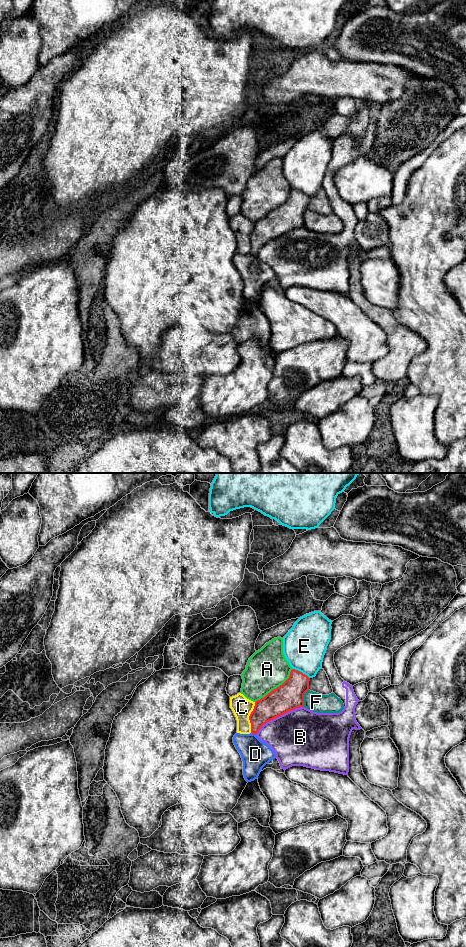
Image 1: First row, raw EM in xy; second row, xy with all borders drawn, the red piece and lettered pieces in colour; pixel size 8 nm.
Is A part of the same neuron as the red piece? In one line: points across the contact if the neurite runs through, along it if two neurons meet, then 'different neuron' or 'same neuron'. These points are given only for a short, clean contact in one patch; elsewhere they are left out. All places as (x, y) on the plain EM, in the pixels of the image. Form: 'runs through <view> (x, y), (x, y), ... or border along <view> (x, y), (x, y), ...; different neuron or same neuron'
same neuron

